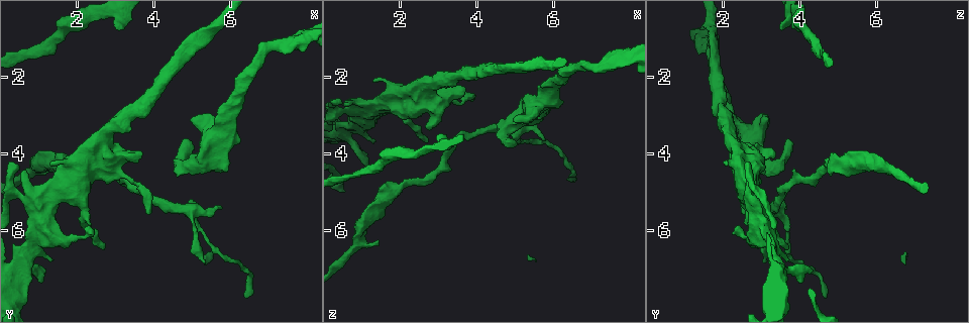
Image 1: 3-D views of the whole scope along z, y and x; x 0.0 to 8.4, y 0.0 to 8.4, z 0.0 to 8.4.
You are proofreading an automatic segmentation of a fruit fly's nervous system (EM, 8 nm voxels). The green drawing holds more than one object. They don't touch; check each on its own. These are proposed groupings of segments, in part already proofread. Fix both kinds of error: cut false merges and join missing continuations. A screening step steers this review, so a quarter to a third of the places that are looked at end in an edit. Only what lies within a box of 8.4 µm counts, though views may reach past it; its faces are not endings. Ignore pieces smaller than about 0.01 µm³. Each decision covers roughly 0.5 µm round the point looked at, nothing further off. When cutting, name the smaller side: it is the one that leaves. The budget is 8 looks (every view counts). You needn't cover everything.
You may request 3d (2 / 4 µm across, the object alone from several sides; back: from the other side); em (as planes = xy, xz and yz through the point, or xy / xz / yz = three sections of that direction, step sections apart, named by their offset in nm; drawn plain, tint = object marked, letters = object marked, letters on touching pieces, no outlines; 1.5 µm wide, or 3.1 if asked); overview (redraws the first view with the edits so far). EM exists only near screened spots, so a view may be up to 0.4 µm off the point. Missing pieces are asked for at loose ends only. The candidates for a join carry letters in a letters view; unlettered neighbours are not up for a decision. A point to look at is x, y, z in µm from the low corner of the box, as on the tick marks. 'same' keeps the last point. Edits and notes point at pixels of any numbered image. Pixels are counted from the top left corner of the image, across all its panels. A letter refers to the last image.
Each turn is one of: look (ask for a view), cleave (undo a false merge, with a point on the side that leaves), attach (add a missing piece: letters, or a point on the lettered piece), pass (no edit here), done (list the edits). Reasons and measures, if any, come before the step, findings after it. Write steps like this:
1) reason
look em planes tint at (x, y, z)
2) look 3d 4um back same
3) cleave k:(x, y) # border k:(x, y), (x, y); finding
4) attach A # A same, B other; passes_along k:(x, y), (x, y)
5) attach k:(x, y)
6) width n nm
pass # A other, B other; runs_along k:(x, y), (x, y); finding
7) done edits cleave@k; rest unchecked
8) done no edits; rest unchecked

an open end
look 3d 4um at (5.90, 4.50, 2.85)

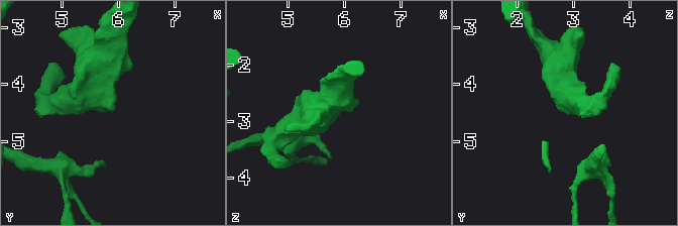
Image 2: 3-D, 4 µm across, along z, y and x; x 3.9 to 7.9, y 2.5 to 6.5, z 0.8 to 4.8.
look em planes letters at (5.85, 4.50, 2.85)

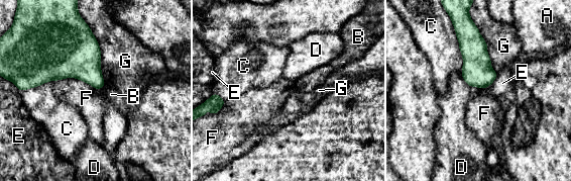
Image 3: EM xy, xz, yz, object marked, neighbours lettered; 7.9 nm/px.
longest_contact G 550 nm
pass # A other, B other, C other, D other, E other, F other, G other; border 3:(54, 80), (78, 78), (98, 90); no lettered piece goes on from it

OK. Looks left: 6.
branch stops here
look em xy step 4 tint at (2.45, 6.05, 2.35)

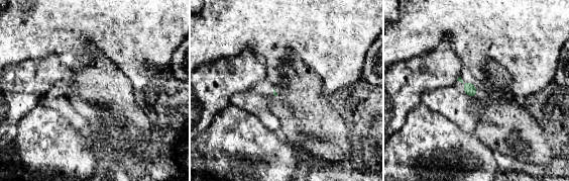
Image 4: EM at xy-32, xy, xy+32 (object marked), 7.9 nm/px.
another direction
look em planes letters same

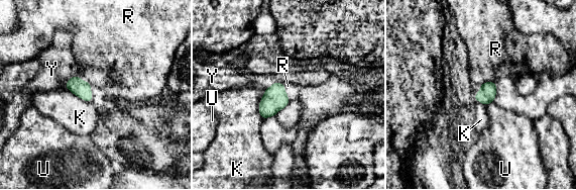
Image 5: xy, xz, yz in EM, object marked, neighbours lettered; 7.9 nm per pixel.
width 140 nm
pass # K other, R other, U other, Y other; border 5:(494, 81), (483, 82), (473, 98); no lettered piece goes on from it

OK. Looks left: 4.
free end
look 3d 4um at (3.25, 0.80, 3.60)

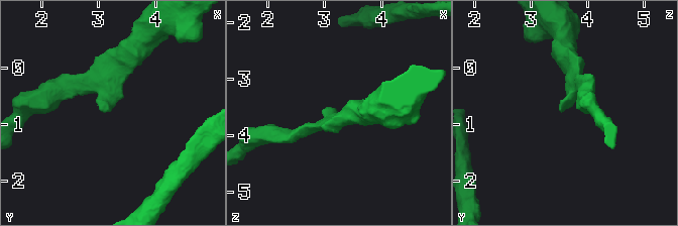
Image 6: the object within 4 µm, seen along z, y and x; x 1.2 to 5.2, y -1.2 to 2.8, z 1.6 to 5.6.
shape alone is not enough
look em xz step 8 tint at (3.20, 0.80, 3.55)

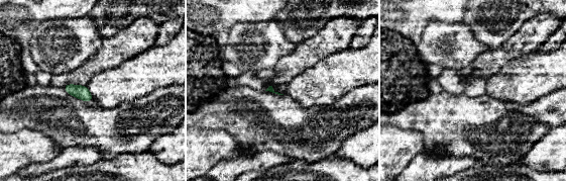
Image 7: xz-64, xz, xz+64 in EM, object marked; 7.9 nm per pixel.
cut it another way
look em yz step 8 letters same

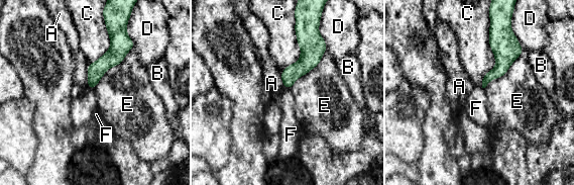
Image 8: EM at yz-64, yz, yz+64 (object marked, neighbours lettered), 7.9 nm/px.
pass # A other, B other, C other, D other, E other, F other; border 8:(283, 86), (290, 89); no lettered piece goes on from it

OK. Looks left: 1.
done no edits; rest unchecked

